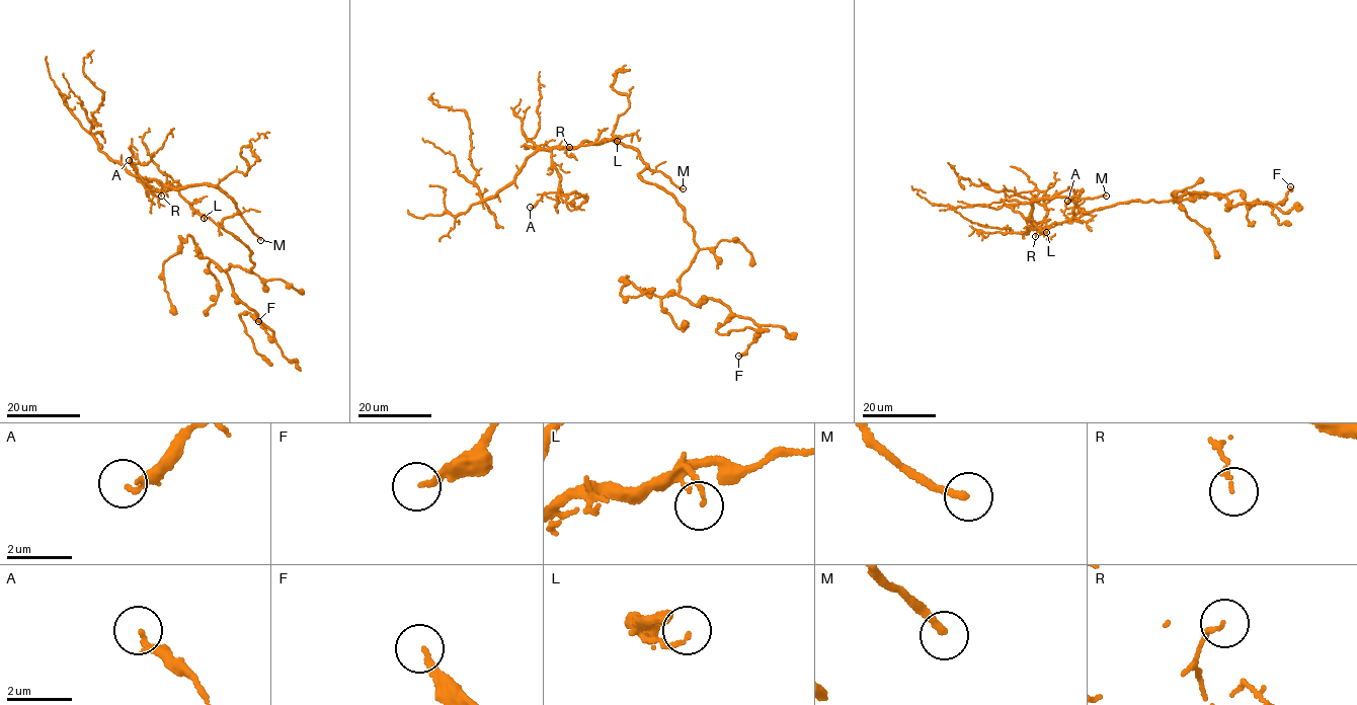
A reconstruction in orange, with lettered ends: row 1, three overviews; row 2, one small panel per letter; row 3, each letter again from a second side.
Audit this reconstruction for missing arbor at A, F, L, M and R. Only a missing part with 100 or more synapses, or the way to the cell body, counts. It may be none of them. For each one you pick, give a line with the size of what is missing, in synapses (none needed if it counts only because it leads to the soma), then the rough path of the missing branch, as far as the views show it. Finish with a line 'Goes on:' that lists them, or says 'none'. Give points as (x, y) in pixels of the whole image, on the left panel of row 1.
Goes on: M

